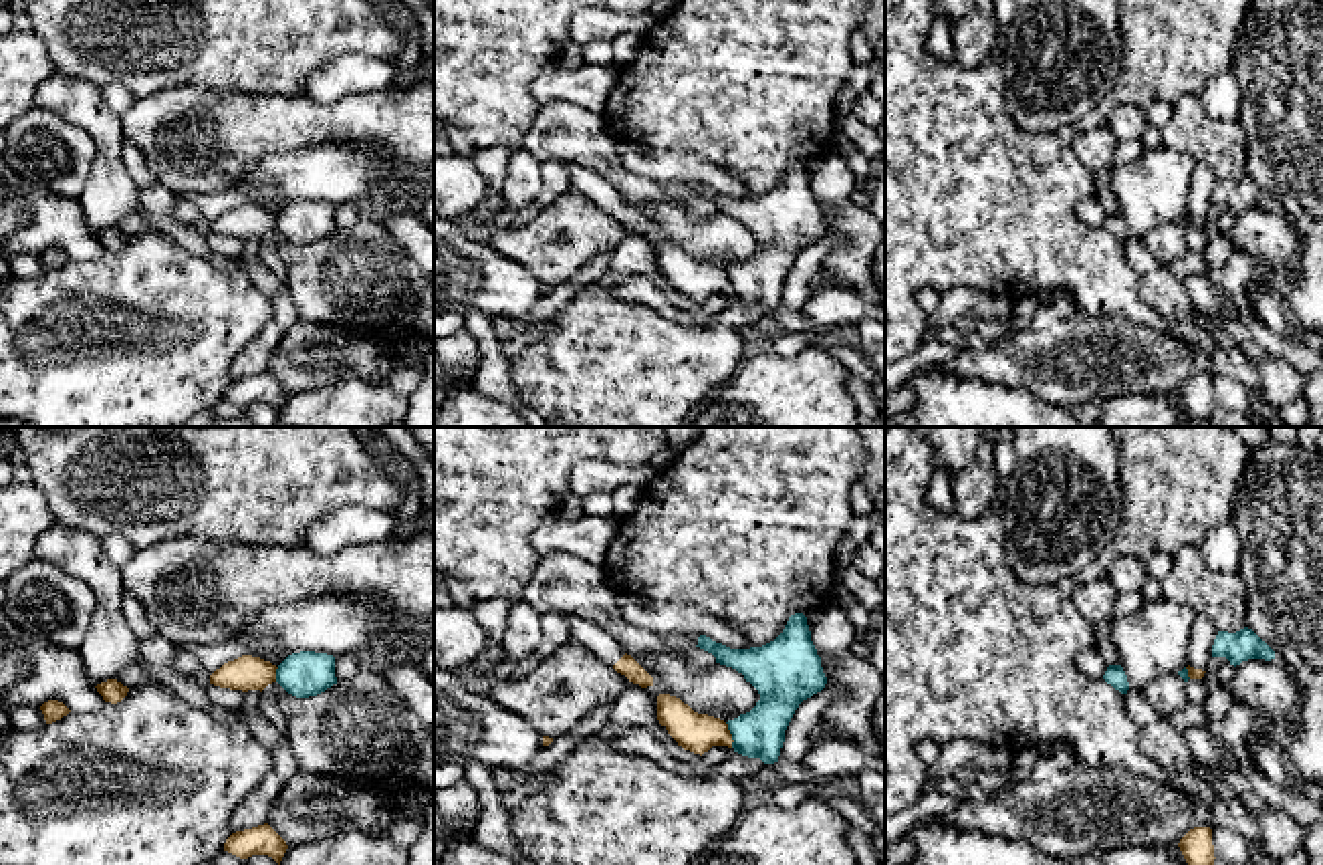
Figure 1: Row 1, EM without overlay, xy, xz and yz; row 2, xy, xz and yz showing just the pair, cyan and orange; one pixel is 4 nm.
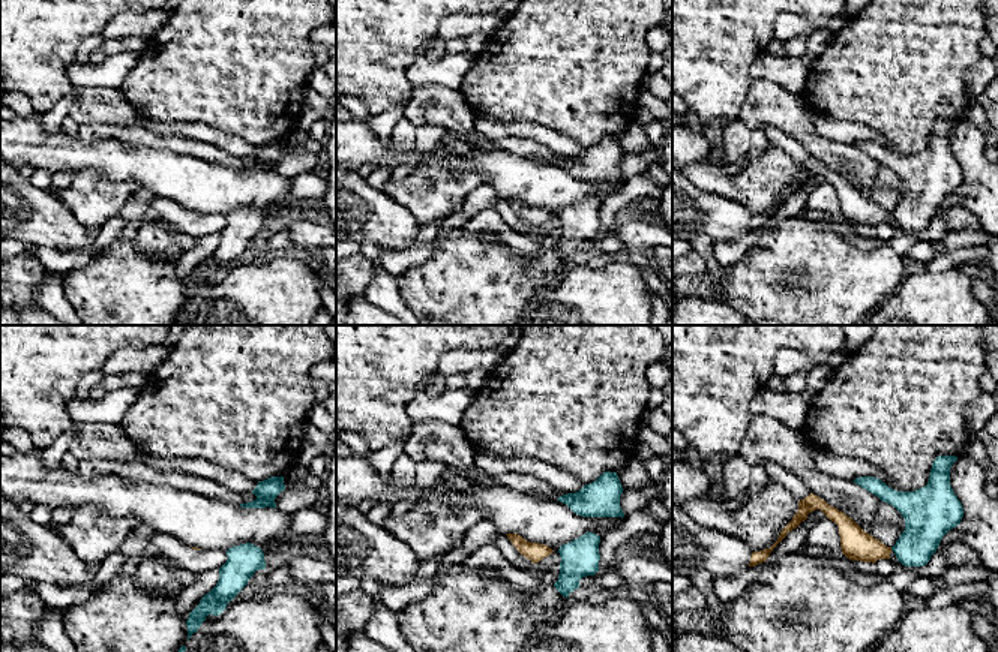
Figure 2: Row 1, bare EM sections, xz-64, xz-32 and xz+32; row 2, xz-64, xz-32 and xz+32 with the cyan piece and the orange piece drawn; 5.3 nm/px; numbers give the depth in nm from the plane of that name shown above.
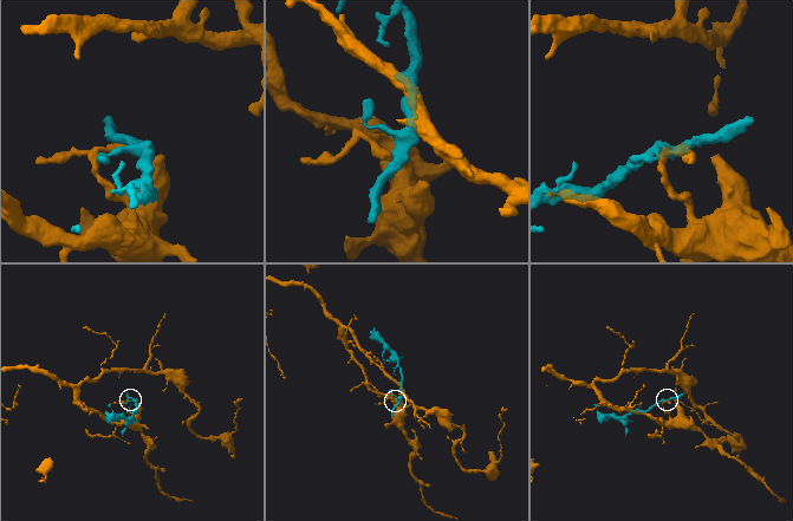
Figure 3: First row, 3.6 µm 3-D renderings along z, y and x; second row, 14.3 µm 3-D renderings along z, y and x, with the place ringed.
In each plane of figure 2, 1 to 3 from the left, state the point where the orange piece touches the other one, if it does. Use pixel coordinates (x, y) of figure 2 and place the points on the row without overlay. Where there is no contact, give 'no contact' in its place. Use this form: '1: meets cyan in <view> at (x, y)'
1: no contact
2: no contact
3: no contact

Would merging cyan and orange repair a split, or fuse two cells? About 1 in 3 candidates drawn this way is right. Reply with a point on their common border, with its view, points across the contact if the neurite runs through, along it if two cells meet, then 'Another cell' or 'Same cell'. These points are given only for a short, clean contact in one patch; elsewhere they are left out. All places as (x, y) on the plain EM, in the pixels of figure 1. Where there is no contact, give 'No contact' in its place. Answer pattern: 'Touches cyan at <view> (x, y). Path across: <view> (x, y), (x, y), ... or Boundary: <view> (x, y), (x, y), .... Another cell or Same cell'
Touches cyan at xz (731, 281). Boundary: xz (725, 271), (733, 295). Another cell

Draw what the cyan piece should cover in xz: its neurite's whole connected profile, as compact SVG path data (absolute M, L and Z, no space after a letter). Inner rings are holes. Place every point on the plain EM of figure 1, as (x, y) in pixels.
M791 163L783 181L762 196L730 198L706 183L698 186L696 196L712 202L716 212L742 222L760 242L750 260L726 270L734 300L760 306L764 313L778 311L795 258L827 232L807 165Z

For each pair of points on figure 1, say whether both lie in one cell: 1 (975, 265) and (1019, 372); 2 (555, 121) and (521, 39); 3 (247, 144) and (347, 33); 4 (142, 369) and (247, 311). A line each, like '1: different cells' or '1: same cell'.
1: different cells
2: different cells
3: different cells
4: same cell

